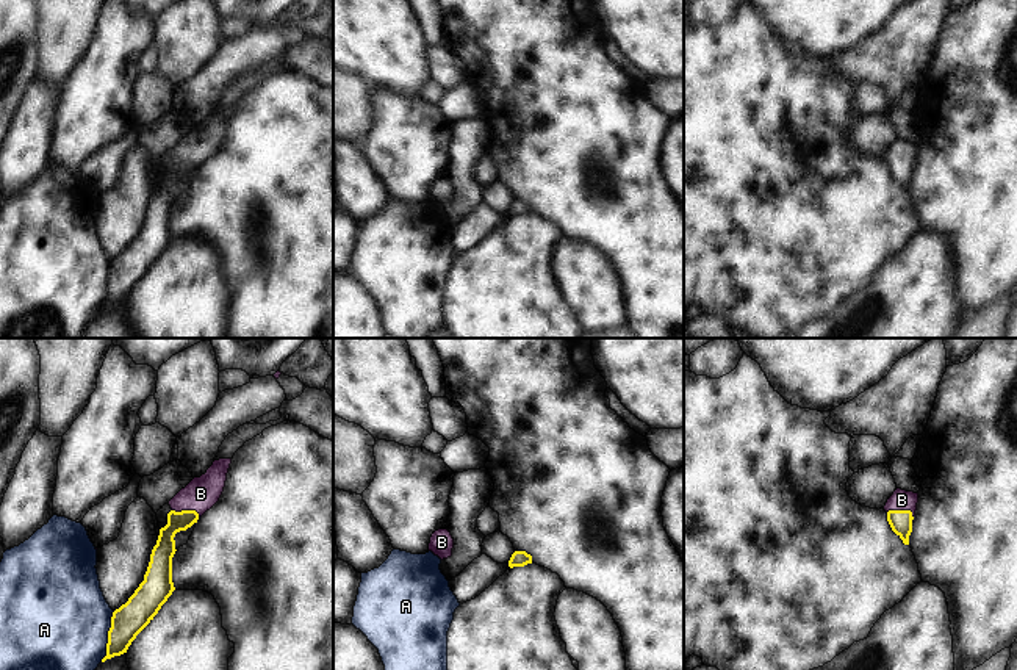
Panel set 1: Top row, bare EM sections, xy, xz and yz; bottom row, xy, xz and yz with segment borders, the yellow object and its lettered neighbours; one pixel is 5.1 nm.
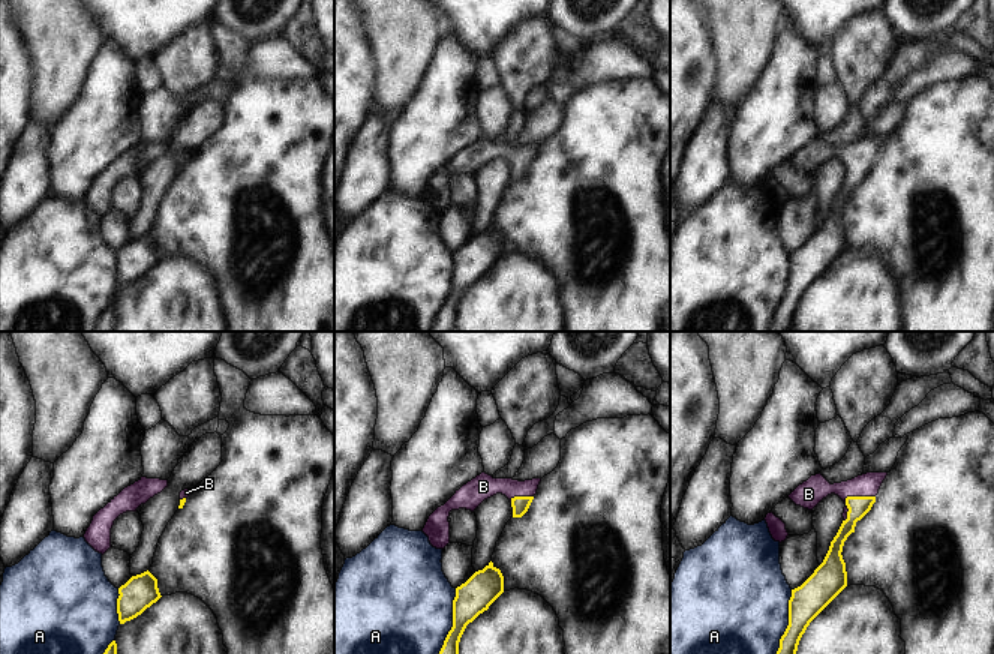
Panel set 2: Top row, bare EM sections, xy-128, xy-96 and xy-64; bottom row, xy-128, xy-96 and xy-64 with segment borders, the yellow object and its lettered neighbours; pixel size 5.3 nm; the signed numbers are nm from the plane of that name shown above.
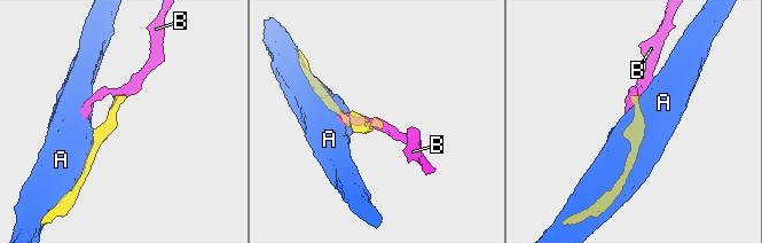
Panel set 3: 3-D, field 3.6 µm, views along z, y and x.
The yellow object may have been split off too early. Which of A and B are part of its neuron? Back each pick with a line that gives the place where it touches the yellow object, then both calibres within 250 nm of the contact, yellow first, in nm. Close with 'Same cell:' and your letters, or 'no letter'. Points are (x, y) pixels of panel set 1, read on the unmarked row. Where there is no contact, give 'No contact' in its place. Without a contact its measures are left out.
B: Touches yellow at yz (902, 160). Thickness 120 nm (yellow) against 110 nm
Same cell: B

